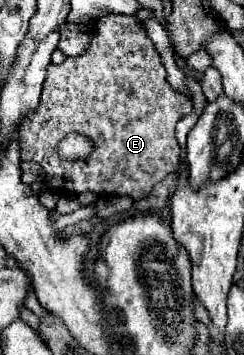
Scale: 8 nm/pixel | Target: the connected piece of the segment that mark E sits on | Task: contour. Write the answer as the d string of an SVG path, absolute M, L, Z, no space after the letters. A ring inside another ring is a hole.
M104 16L94 26L94 38L86 54L66 58L64 64L50 64L40 104L20 124L22 160L38 162L48 174L46 186L60 194L80 194L92 190L98 196L130 196L132 200L144 198L166 174L174 172L180 162L180 146L174 136L176 122L190 114L192 102L176 92L166 80L166 68L156 52L152 40L146 36L142 20L134 16ZM78 132L92 140L92 152L86 160L62 160L56 152L58 142L68 134Z

